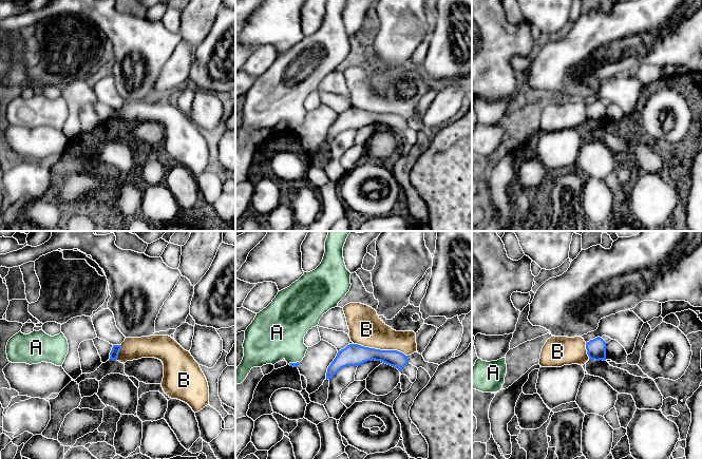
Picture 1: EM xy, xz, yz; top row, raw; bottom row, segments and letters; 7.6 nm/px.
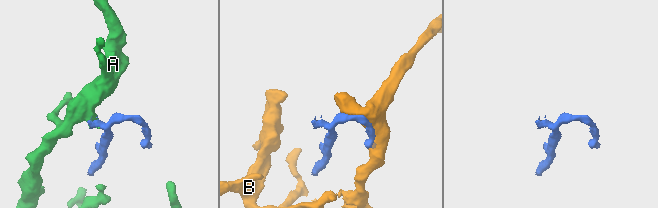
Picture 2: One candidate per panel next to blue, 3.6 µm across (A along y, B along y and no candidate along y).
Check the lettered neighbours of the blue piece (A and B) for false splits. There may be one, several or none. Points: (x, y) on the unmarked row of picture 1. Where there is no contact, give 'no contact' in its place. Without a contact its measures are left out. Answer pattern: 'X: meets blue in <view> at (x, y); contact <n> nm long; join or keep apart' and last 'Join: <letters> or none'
A: meets blue in xz at (293, 127); contact 90 nm long; join
B: meets blue in xz at (379, 113); contact 420 nm long; keep apart
Join: A

